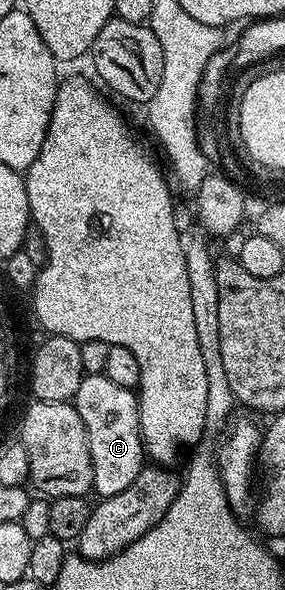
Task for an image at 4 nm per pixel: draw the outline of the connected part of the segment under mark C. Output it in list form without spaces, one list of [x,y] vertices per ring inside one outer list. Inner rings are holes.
[[[85,375],[78,385],[78,393],[74,400],[78,409],[78,417],[82,417],[82,425],[86,425],[86,441],[90,441],[90,461],[94,469],[92,491],[100,499],[114,497],[114,493],[122,493],[138,477],[138,473],[146,466],[144,454],[144,438],[140,428],[140,401],[137,392],[131,387],[114,385],[103,375]]]

